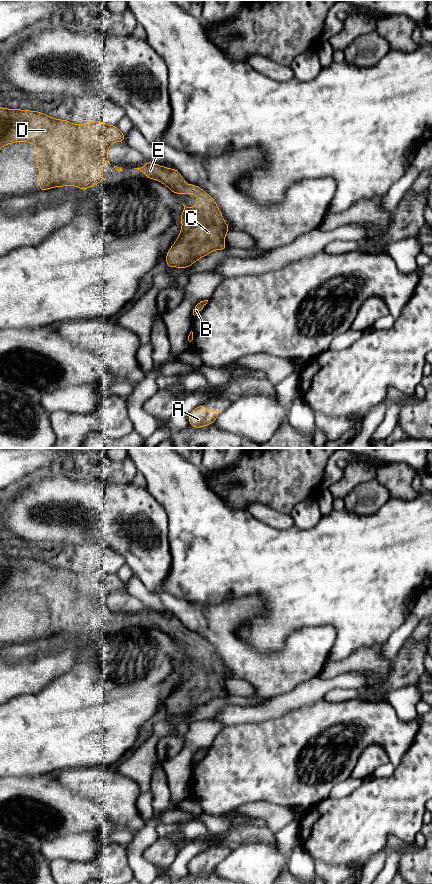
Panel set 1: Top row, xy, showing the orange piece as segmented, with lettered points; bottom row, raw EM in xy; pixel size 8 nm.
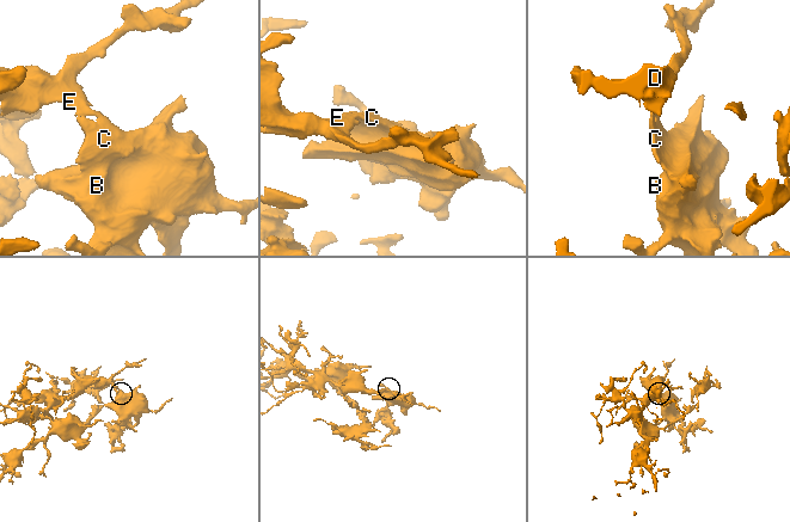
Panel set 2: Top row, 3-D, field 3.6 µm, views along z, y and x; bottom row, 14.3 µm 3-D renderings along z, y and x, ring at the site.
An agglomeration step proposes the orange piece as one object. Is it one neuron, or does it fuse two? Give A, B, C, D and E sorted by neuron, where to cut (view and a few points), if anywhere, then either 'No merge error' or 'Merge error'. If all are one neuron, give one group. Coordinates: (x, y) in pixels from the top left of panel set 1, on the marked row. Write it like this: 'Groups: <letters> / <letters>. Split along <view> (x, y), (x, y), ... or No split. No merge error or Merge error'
Groups: A B C D E. No split. No merge error

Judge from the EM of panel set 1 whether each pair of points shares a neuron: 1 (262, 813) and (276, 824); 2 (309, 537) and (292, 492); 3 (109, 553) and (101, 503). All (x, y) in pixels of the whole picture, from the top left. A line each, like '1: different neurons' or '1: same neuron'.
1: same neuron
2: different neurons
3: different neurons

